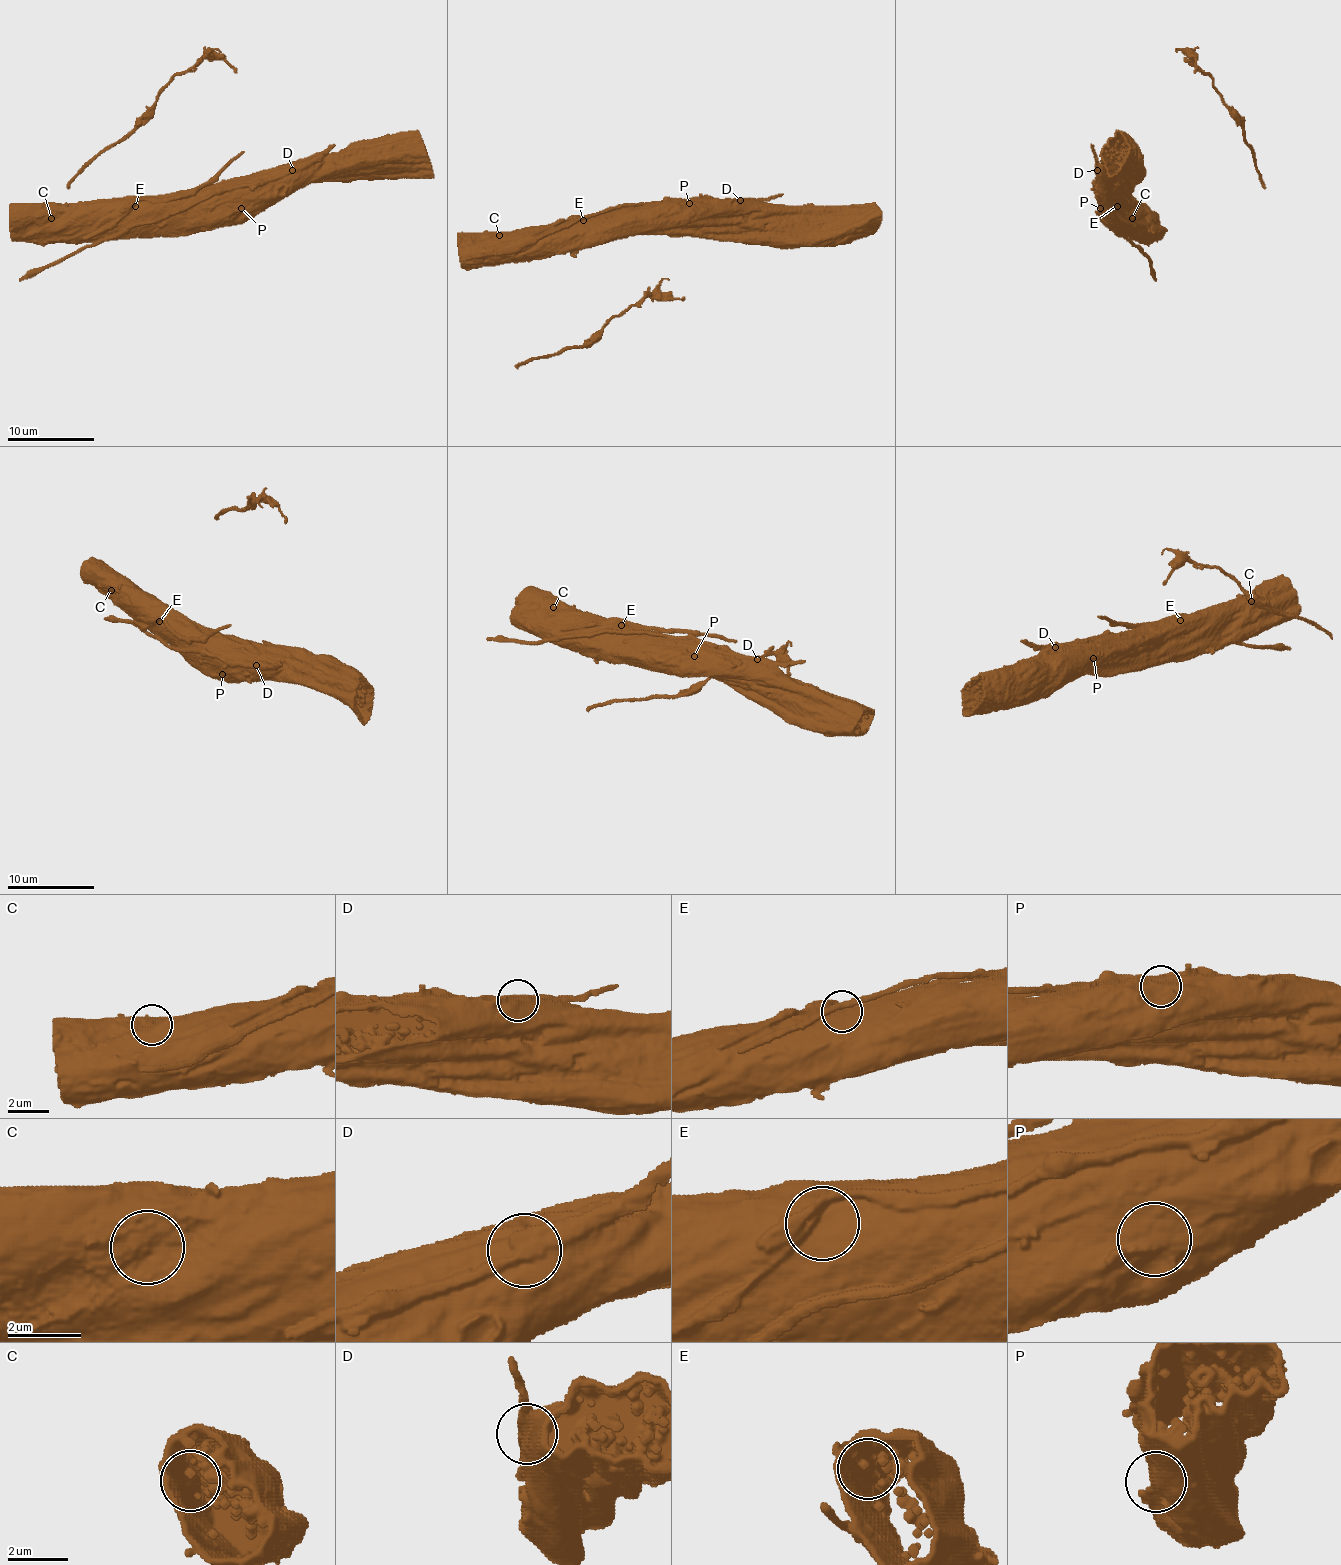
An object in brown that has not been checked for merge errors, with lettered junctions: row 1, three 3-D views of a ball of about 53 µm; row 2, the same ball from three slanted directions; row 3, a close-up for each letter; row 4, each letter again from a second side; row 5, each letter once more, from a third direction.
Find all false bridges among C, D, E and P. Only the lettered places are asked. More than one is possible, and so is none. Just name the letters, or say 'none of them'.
D, E

